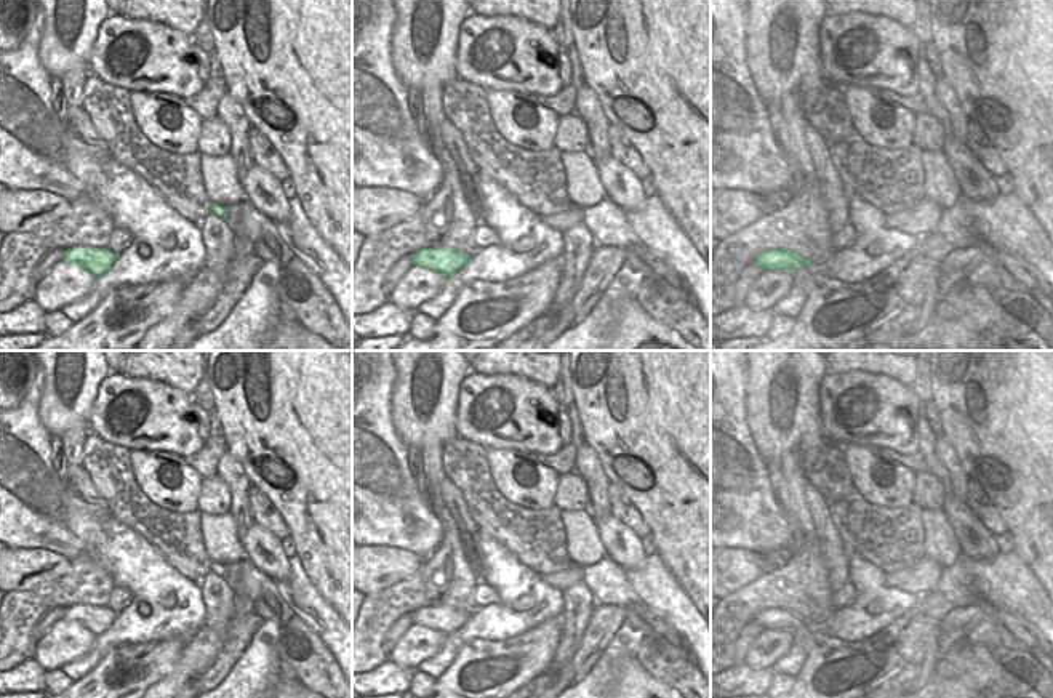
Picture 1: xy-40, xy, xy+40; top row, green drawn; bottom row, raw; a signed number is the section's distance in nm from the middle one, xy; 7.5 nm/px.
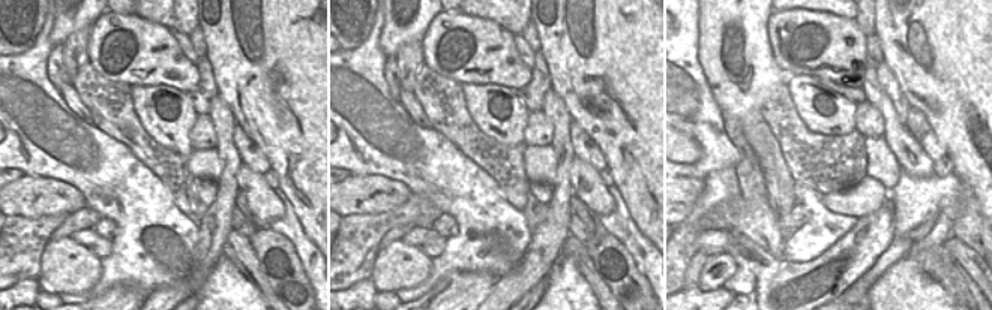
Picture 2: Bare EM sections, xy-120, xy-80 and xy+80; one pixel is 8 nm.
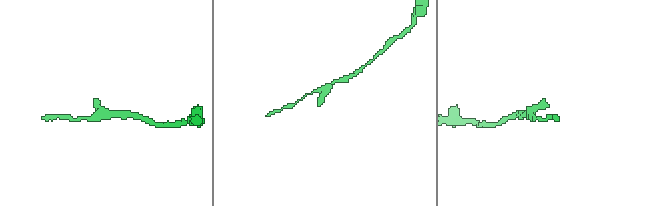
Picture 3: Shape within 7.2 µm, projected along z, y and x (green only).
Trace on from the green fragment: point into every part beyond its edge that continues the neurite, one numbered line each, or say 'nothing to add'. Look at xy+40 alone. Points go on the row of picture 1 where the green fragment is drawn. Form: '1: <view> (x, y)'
nothing to add

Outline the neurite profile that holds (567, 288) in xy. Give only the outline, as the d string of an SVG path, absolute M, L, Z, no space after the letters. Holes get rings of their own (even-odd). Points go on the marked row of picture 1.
M562 275L560 283L554 293L552 307L570 303L579 288L579 282L575 282L571 275Z

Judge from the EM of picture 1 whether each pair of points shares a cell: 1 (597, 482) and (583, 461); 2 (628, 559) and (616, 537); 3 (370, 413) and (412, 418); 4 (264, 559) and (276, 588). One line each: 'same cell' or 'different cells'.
1: same cell
2: same cell
3: different cells
4: different cells

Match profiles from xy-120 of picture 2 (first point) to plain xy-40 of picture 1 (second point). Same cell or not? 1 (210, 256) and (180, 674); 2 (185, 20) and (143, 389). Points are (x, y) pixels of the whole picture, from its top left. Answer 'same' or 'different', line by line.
1: same
2: different

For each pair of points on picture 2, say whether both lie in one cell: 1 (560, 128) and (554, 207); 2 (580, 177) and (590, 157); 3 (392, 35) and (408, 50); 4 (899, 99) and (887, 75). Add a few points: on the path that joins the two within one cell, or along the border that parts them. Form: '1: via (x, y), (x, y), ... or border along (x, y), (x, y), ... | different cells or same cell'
1: via (563, 147), (566, 150), (563, 187) | same cell
2: border along (577, 156), (598, 172) | different cells
3: border along (420, 39), (405, 42), (393, 54) | different cells
4: via (895, 93), (889, 81) | same cell

